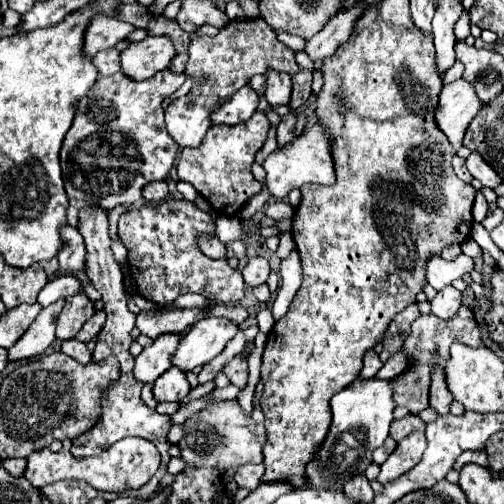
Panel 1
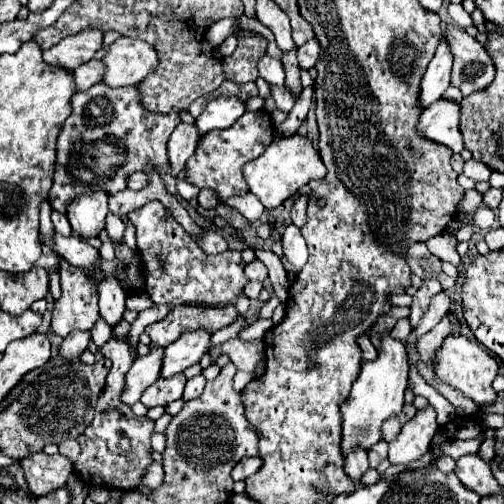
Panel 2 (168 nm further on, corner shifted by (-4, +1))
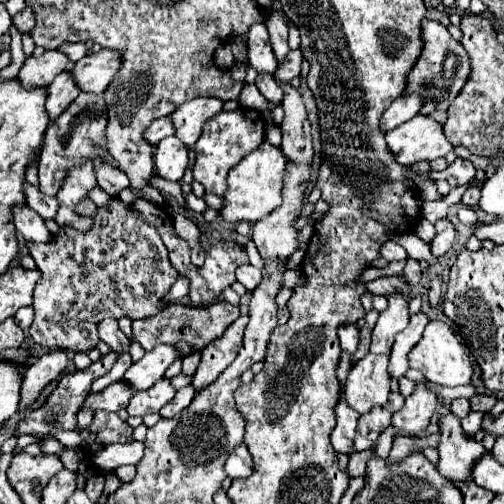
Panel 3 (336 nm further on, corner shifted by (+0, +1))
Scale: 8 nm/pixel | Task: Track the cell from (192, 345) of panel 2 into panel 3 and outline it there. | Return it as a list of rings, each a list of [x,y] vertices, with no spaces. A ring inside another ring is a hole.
[[[157,345],[151,353],[145,353],[143,359],[133,363],[121,377],[127,385],[131,385],[135,391],[145,391],[153,387],[165,373],[165,369],[179,359],[181,355],[177,353],[175,347],[171,345]]]

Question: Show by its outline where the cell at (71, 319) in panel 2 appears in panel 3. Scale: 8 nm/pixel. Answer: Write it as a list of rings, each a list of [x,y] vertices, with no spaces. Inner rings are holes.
[[[113,197],[105,207],[97,209],[97,213],[93,215],[93,227],[87,233],[61,225],[61,229],[53,233],[53,243],[27,241],[29,255],[35,259],[35,265],[41,271],[41,279],[33,293],[35,319],[29,327],[29,335],[35,345],[45,349],[73,349],[87,353],[99,343],[97,327],[103,319],[129,317],[131,321],[135,321],[153,317],[163,311],[163,297],[169,293],[179,273],[169,263],[167,249],[157,231],[143,219],[137,219],[137,215],[129,215],[131,209],[131,205],[125,205],[119,197]]]

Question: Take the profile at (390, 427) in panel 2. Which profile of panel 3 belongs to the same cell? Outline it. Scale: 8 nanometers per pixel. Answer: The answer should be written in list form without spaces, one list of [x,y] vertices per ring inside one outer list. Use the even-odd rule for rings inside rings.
[[[391,393],[385,407],[373,407],[373,411],[361,415],[357,423],[357,435],[353,439],[353,451],[365,451],[375,447],[377,437],[385,427],[389,427],[391,417],[399,407],[403,407],[403,397],[399,393]]]

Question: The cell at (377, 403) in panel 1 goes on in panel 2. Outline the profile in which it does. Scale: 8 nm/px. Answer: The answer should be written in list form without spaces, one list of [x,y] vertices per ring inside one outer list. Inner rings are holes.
[[[385,335],[381,339],[379,357],[375,361],[363,363],[359,377],[355,379],[349,397],[341,403],[343,415],[343,433],[341,433],[341,453],[347,457],[359,445],[369,451],[377,441],[381,441],[381,423],[403,409],[403,395],[407,389],[407,373],[409,373],[409,357],[403,343]]]

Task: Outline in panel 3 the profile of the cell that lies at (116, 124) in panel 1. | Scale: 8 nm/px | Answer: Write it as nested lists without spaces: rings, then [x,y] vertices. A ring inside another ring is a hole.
[[[81,93],[69,109],[65,109],[55,123],[49,125],[45,131],[45,141],[41,149],[41,159],[39,159],[39,191],[45,195],[57,195],[65,171],[73,165],[77,165],[83,157],[95,159],[95,145],[101,149],[107,149],[105,145],[105,101],[103,95],[93,95],[93,93]]]

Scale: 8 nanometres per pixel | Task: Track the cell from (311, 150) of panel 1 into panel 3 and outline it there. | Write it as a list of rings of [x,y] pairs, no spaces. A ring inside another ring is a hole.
[[[267,141],[257,147],[257,151],[249,153],[233,171],[229,171],[227,177],[227,191],[223,195],[223,207],[219,209],[219,215],[227,223],[237,223],[237,221],[257,221],[265,215],[269,215],[279,203],[281,203],[281,181],[283,173],[287,167],[287,159],[281,153],[279,147],[269,145]]]

